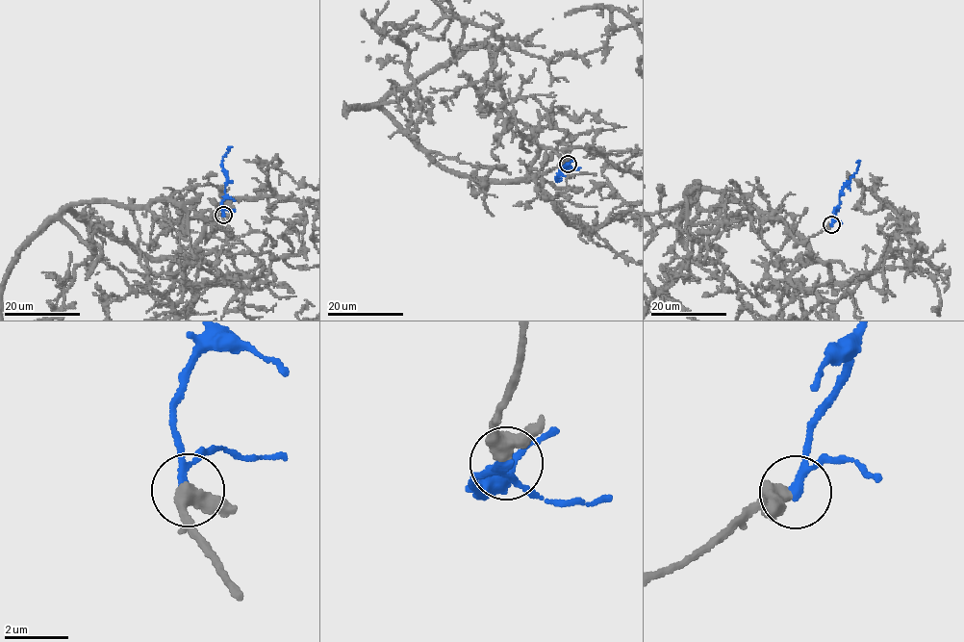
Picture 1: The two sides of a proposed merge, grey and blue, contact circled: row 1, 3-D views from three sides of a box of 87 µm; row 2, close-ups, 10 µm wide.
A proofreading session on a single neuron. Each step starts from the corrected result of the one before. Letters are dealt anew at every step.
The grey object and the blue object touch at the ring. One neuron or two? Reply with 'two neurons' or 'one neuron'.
one neuron

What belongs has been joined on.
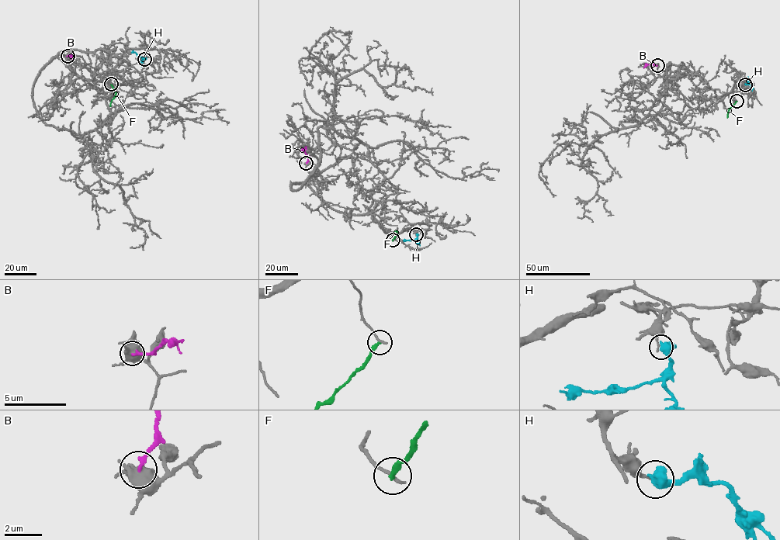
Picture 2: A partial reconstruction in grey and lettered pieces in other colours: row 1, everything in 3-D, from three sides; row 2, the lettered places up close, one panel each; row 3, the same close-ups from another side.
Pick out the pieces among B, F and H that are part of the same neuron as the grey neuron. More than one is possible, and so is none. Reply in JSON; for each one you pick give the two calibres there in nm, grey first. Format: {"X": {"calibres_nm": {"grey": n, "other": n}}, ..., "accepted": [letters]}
{"accepted": []}

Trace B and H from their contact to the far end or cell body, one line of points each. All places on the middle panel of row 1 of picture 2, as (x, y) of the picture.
B: (306, 164), (308, 156), (303, 149), (306, 146)
H: (416, 234), (416, 238), (403, 240)

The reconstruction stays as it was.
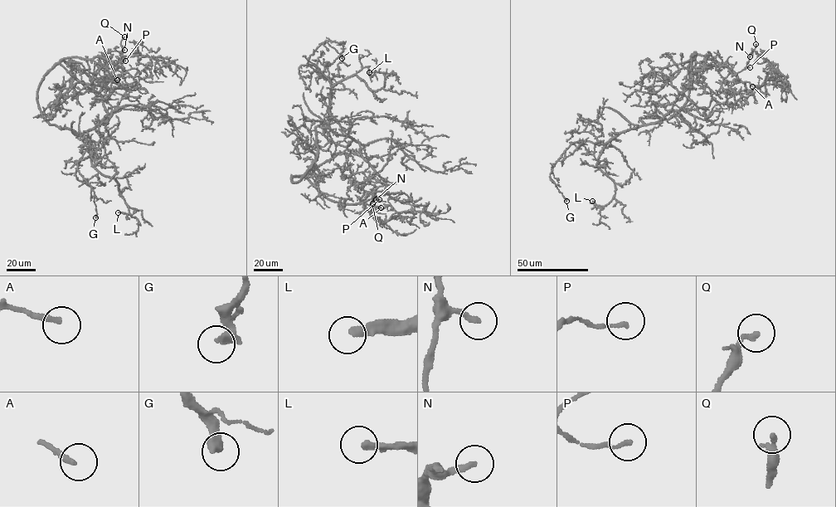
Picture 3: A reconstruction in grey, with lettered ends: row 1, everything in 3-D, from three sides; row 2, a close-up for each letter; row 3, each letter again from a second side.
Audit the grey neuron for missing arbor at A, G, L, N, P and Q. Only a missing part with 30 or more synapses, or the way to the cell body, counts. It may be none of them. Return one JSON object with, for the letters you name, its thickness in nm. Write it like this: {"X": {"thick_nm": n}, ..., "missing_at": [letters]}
{"A": {"thick_nm": 200}, "G": {"thick_nm": 420}, "L": {"thick_nm": 280}, "missing_at": ["A", "G", "L"]}

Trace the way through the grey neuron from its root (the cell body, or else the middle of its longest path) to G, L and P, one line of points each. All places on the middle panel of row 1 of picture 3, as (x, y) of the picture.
G: (294, 182), (316, 157), (316, 128), (328, 123), (331, 83), (308, 60), (325, 41), (342, 58)
L: (294, 182), (316, 157), (332, 88), (356, 75), (382, 89), (384, 75), (369, 72)
P: (294, 182), (292, 177), (304, 175), (343, 153), (352, 177), (372, 184), (376, 188), (374, 197), (379, 199)

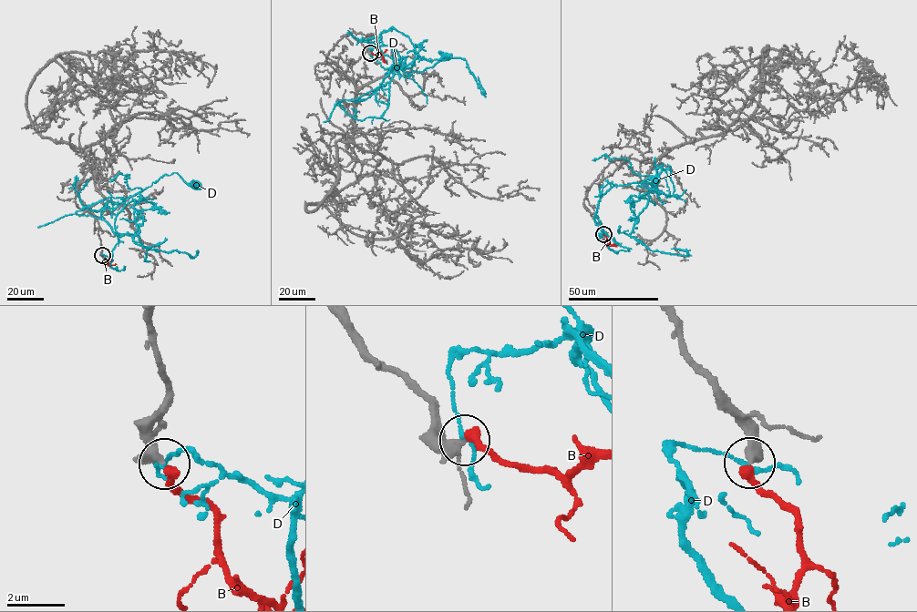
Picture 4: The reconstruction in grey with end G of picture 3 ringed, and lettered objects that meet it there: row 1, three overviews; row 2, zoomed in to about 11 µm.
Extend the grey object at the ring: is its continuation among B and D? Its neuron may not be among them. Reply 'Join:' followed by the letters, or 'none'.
Join: B

